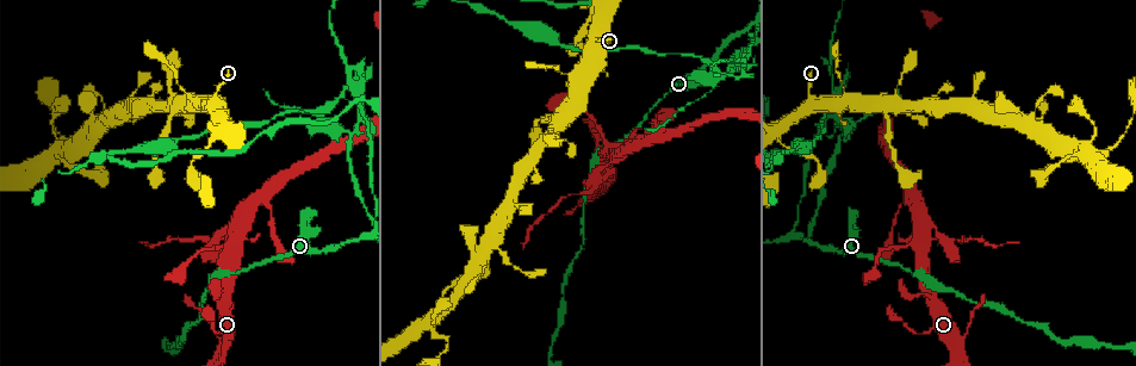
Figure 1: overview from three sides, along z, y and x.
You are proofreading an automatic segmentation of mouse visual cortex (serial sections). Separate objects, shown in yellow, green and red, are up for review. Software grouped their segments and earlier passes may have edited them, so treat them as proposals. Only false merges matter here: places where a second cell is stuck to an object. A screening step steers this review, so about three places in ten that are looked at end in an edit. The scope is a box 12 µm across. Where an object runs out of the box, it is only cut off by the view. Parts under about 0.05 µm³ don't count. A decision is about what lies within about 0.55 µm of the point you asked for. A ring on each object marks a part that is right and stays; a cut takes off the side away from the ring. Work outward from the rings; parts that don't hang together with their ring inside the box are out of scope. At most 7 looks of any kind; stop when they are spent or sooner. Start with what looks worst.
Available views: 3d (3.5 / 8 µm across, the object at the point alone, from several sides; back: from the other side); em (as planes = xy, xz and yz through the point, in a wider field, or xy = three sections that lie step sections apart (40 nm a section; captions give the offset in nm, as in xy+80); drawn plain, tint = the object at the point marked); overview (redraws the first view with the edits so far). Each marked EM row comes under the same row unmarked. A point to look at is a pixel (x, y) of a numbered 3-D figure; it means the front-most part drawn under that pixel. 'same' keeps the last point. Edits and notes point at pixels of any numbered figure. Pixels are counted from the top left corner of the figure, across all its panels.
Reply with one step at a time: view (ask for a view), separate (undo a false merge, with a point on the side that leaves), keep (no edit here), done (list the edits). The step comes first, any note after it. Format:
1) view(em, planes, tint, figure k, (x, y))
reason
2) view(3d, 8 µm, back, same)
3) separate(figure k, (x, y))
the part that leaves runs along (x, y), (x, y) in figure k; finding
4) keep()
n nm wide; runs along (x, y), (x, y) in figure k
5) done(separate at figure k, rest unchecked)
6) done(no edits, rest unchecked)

view(3d, 3.5 µm, figure 1, (215, 242))
narrows sharply

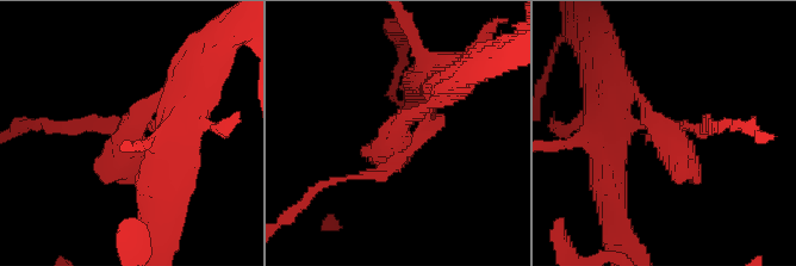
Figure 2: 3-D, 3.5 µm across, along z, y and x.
view(em, xy, step 2, tint, figure 2, (664, 129))
now the EM

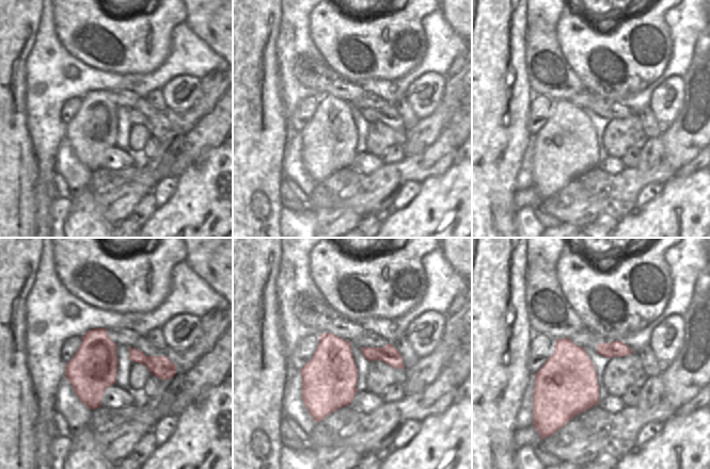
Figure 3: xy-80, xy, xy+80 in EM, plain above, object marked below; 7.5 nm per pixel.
separate(figure 2, (87, 121))
the part that leaves runs along (393, 154), (378, 175), (323, 184), (298, 209) in figure 2; two cells meet here

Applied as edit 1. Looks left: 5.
view(overview)

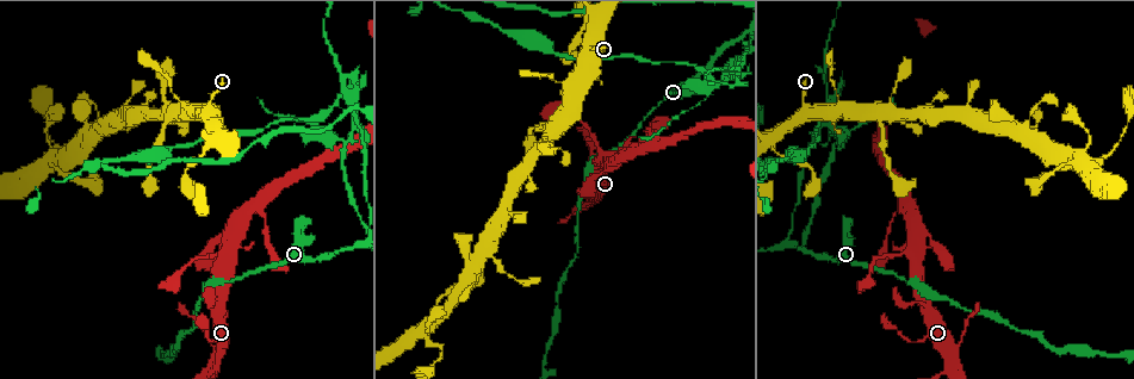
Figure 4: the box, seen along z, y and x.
view(3d, 3.5 µm, back, figure 4, (168, 119))
four or more arms meet

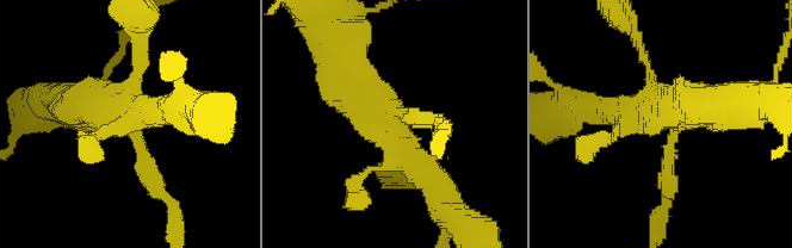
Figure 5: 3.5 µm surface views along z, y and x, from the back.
view(em, planes, tint, figure 5, (396, 110))
need the tissue

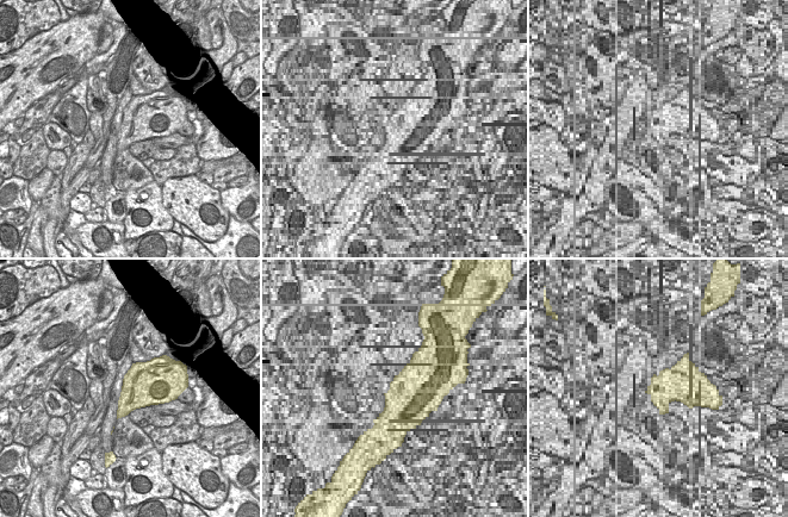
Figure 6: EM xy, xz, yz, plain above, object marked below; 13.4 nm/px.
keep()
550 nm wide; runs along (342, 50), (357, 97), (429, 175) in figure 5; one cell here

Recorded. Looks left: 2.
view(3d, 3.5 µm, figure 4, (1078, 161))
four or more arms meet

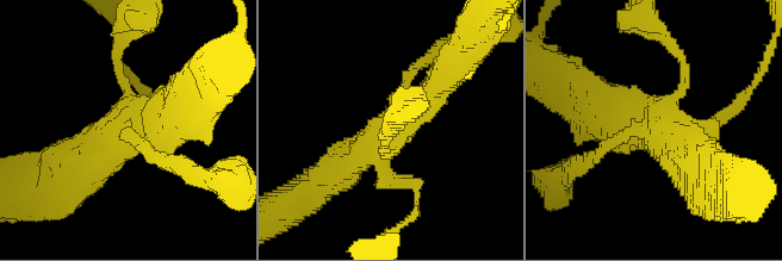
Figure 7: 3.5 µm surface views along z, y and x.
view(em, xy, step 1, tint, figure 7, (133, 124))
now the EM

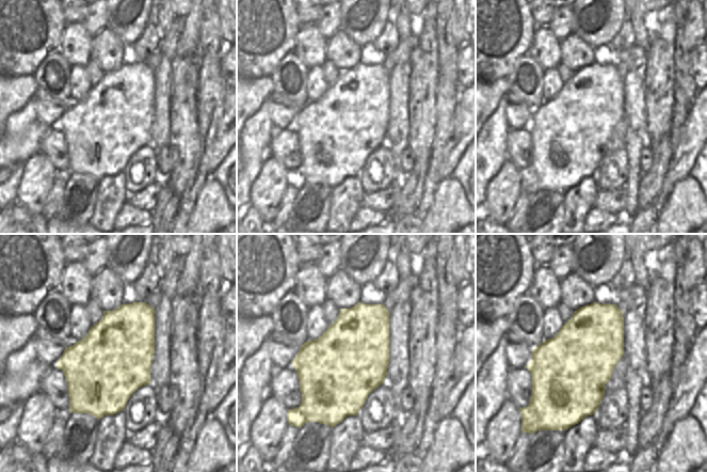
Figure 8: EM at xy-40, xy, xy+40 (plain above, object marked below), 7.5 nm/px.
keep()
runs along (452, 69), (411, 118), (346, 163) in figure 7; continuous, no second cell

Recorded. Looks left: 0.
done(separate at figure 2, rest unchecked)

